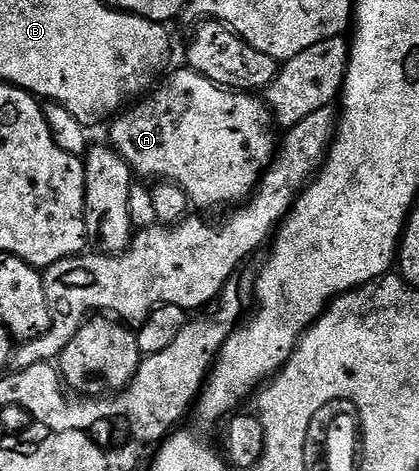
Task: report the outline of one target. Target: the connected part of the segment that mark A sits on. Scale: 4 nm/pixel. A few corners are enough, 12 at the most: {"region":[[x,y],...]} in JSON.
{"region":[[189,68],[109,123],[139,179],[245,203],[276,153],[265,101]]}

